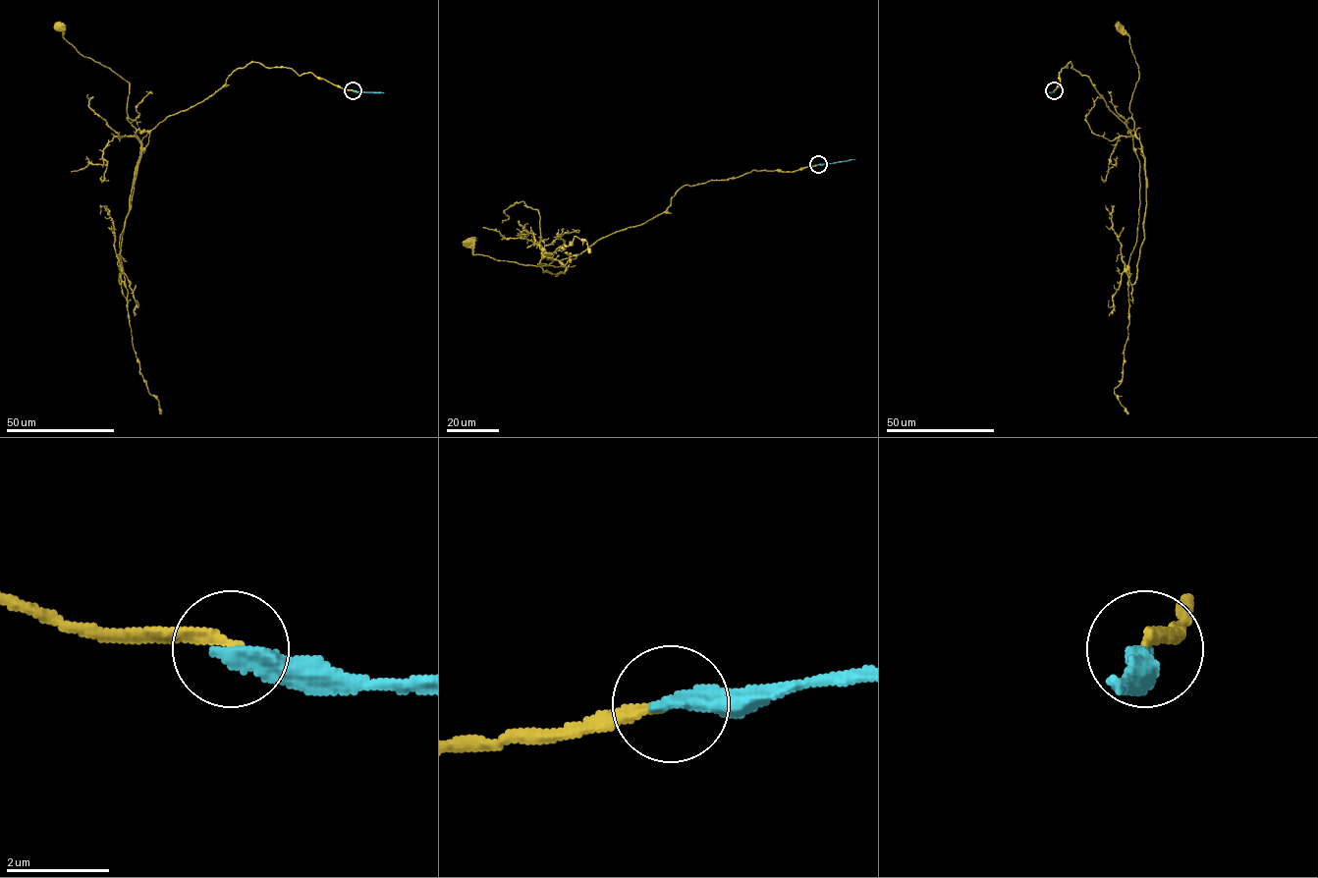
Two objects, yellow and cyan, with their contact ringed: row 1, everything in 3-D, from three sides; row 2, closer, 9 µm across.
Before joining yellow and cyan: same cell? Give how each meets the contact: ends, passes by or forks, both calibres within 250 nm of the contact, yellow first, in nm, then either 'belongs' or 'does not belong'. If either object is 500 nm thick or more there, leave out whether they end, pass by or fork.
yellow ends; cyan ends; calibres 190 and 400 nm; belongs

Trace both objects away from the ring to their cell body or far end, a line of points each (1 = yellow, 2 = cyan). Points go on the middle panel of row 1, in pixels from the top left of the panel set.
1: (818, 164), (684, 185), (665, 211), (578, 254), (549, 254), (552, 261), (542, 265), (473, 254), (468, 241)
2: (818, 164), (854, 159)

